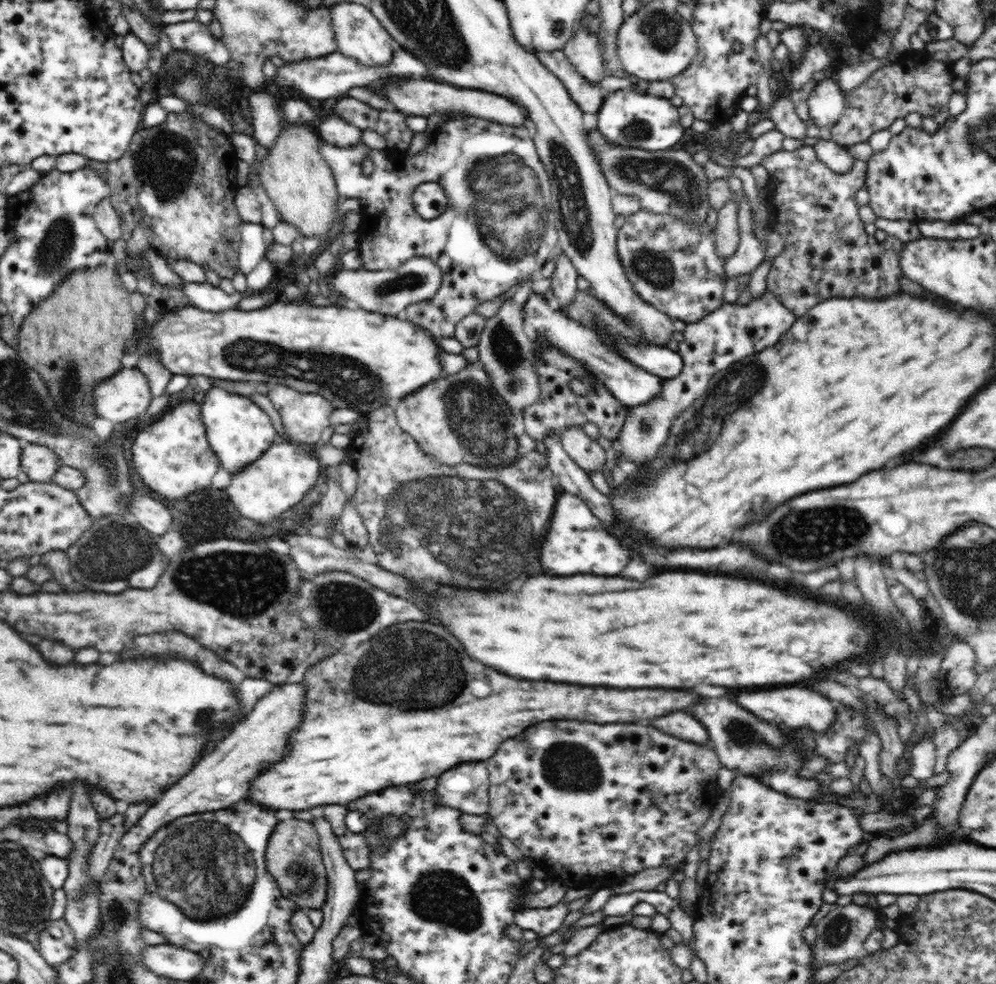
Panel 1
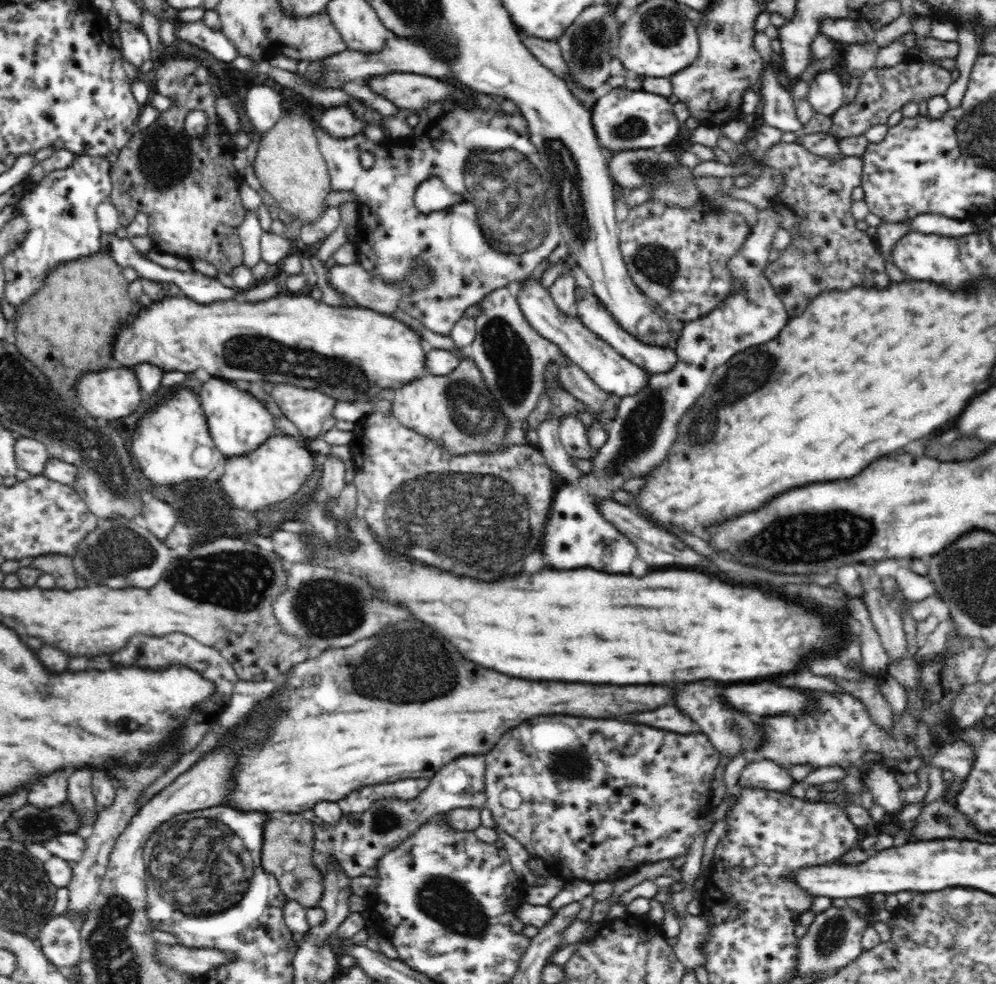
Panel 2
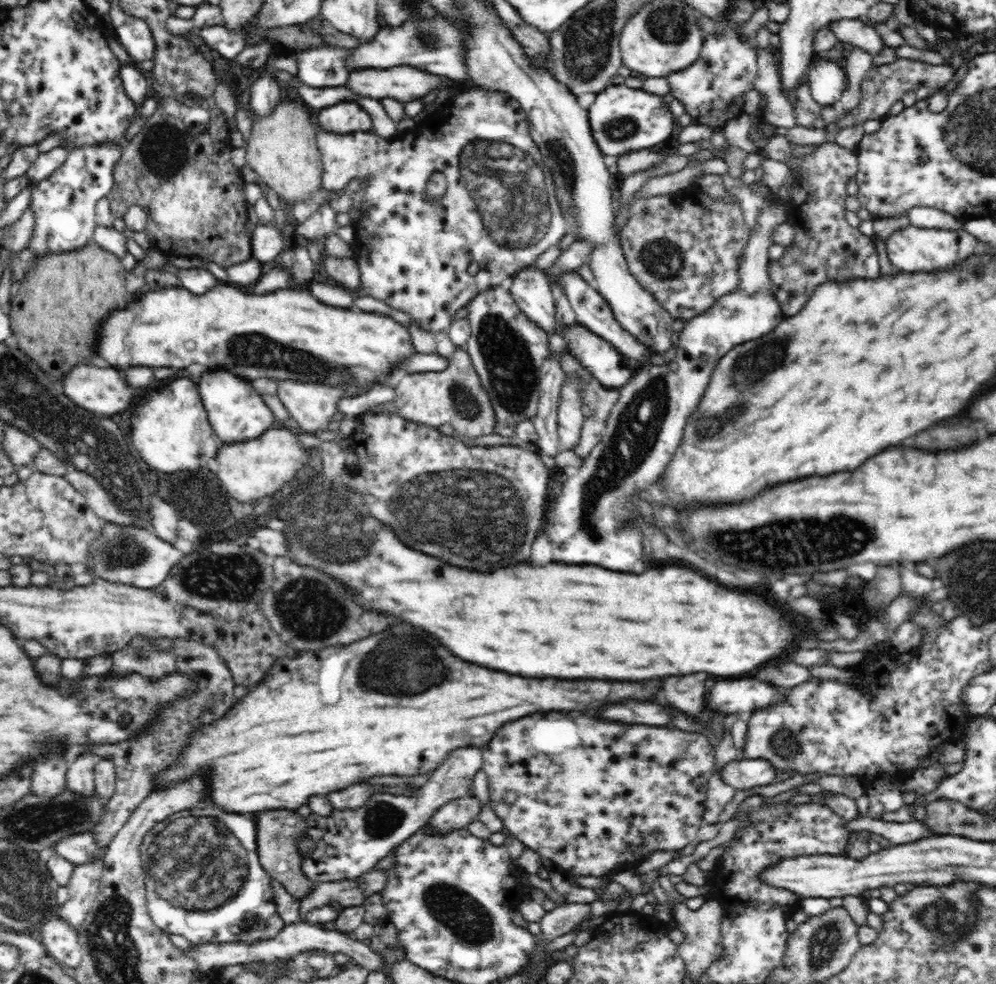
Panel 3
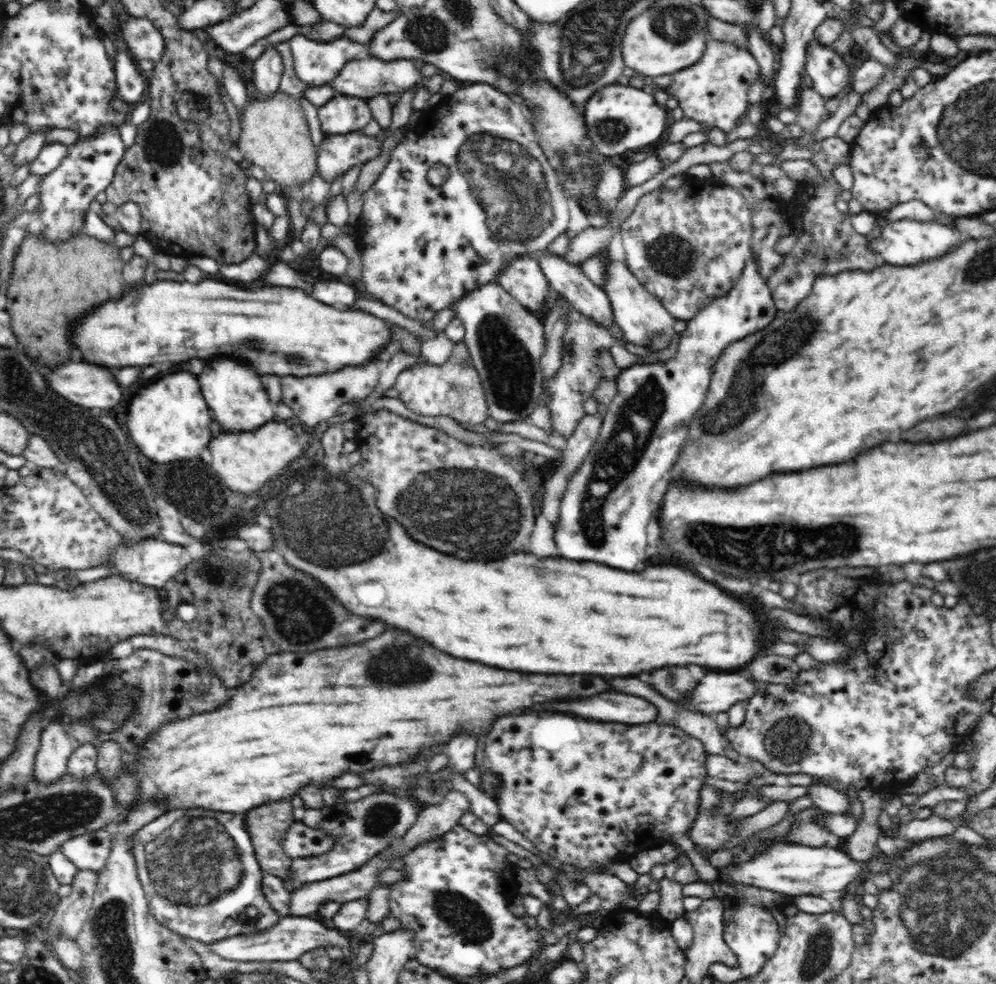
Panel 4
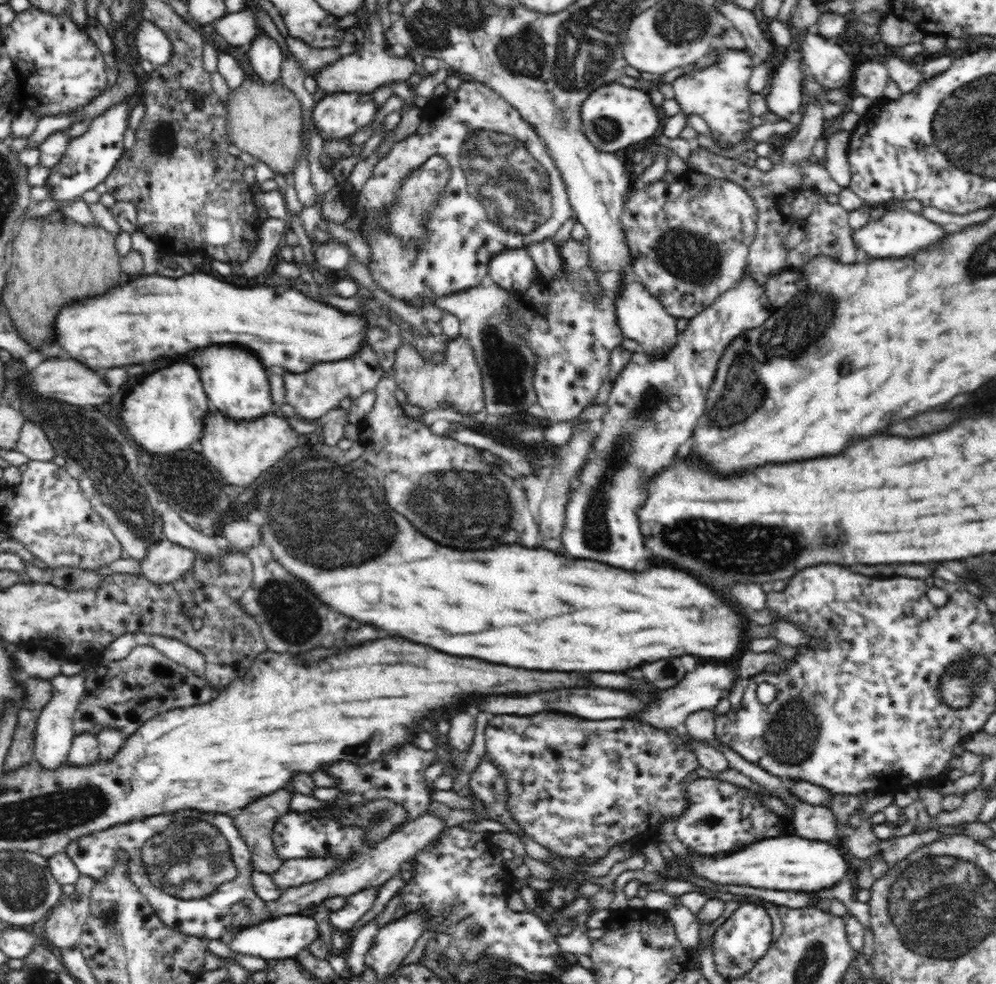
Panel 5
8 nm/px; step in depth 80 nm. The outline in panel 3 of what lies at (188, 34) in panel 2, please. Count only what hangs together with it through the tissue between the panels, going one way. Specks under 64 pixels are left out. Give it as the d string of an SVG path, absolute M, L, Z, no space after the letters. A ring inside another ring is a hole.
M223 25L198 28L192 33L226 59L235 59L248 42L248 31L230 31Z

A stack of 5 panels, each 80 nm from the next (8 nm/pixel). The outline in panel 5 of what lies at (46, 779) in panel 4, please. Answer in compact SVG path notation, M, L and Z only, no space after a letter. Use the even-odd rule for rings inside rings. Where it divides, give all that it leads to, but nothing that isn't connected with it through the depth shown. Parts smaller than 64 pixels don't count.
M89 666L83 669L80 674L64 676L60 672L56 676L48 676L50 686L54 689L52 698L46 702L46 706L42 708L42 712L38 714L38 728L36 728L36 760L42 768L46 770L56 770L62 764L66 764L66 756L70 750L70 744L74 740L73 716L78 708L80 697L84 694L84 684L90 684L86 673L94 671L95 666Z

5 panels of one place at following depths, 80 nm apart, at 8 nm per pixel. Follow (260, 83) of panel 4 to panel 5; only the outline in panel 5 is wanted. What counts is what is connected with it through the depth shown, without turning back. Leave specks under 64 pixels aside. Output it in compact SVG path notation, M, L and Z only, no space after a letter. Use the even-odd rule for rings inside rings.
M265 32L253 39L246 48L250 58L250 70L266 84L277 82L282 75L283 53L280 46Z

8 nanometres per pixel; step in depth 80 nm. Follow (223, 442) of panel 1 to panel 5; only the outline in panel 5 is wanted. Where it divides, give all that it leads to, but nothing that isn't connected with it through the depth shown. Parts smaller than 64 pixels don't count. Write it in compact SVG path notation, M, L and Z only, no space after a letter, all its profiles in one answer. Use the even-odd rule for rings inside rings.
M212 346L202 352L202 368L199 375L210 399L210 406L219 410L223 416L234 420L254 420L266 414L278 412L271 397L270 383L264 366L250 354L238 346Z

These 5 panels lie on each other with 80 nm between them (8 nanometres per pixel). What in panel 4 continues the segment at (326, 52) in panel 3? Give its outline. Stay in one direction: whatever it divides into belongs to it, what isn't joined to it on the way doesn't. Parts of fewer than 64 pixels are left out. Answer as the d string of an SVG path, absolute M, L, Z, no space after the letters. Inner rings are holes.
M298 35L289 43L296 75L312 87L328 85L348 62L366 54L365 44L348 41L344 37L318 43Z

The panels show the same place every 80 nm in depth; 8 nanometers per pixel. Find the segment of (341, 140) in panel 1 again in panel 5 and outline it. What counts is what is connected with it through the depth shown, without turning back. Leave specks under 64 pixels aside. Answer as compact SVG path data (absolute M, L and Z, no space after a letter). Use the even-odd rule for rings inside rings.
M327 93L316 103L312 122L324 142L346 140L370 124L377 111L372 94Z

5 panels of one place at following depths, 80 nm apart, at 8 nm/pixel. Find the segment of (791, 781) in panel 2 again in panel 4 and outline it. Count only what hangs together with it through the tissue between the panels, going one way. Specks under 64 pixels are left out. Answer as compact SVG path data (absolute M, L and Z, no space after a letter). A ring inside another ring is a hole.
M706 752L706 755L707 774L715 778L728 780L728 782L746 784L754 776L764 776L764 772L767 770L766 766L756 761L751 761L750 764L741 764L741 762L735 762L720 755L709 754L708 752Z

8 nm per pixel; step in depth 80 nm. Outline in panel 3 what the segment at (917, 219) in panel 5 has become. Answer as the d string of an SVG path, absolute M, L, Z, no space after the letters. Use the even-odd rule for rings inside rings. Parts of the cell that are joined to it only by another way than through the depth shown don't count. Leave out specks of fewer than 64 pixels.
M910 224L898 229L887 241L886 251L891 264L897 271L903 272L936 272L952 270L958 262L969 260L976 254L978 238L962 230L938 230L937 228L918 228Z

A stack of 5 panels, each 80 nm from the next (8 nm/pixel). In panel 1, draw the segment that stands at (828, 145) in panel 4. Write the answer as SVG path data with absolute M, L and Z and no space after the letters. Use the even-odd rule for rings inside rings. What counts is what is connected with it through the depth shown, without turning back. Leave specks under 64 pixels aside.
M802 146L795 151L784 149L765 156L761 160L768 184L769 226L778 232L784 240L784 248L773 259L772 266L766 278L768 291L796 317L804 316L812 306L828 300L828 298L852 298L862 296L882 300L886 296L898 294L900 289L900 263L898 258L884 258L884 248L879 246L876 237L868 235L864 222L858 216L856 192L865 187L867 162L855 159L856 166L846 174L839 174L816 157L812 146ZM778 172L797 174L797 190L782 192L775 191L778 186Z

